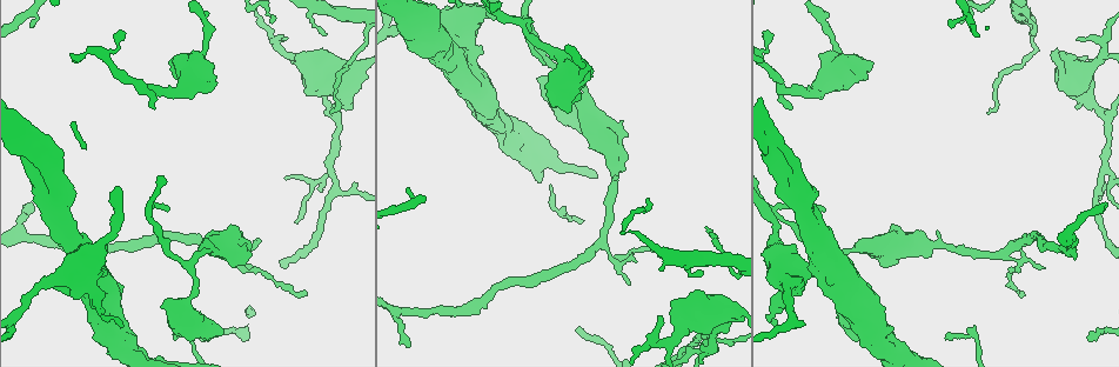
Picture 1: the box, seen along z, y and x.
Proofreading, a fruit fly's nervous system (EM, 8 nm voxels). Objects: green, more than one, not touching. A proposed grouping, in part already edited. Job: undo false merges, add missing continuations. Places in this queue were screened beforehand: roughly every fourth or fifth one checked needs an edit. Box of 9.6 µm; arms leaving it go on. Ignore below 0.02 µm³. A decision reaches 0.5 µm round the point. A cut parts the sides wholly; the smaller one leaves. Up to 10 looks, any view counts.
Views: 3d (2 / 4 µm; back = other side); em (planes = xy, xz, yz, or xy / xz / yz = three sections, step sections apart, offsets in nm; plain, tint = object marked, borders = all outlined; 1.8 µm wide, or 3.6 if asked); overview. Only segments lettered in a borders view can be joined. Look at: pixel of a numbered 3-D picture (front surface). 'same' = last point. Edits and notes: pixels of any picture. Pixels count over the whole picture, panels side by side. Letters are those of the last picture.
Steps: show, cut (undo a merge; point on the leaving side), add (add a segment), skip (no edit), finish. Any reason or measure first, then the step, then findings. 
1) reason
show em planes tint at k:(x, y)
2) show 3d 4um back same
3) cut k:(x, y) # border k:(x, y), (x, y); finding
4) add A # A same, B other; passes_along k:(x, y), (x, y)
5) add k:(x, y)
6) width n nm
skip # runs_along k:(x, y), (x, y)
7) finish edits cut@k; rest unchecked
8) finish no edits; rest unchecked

abrupt turn
show 3d 2um at 1:(190, 272)

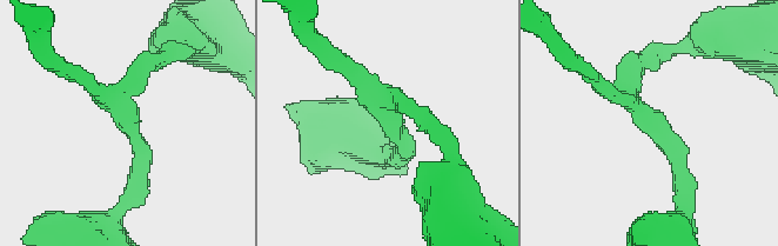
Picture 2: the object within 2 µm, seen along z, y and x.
arms 3
show em planes plain at 2:(123, 112)

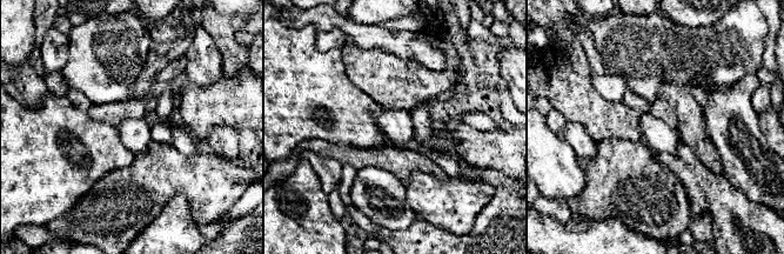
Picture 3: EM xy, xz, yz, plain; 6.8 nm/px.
see the neighbours
show em planes borders same

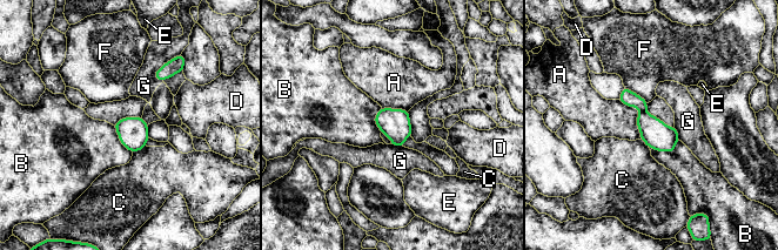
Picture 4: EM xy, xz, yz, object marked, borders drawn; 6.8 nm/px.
cut 4:(655, 133) # A other, B other, C other, D other, E other, F other, G other; border 4:(641, 110), (645, 112); a second cell is stuck on

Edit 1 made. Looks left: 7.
redraw
show overview

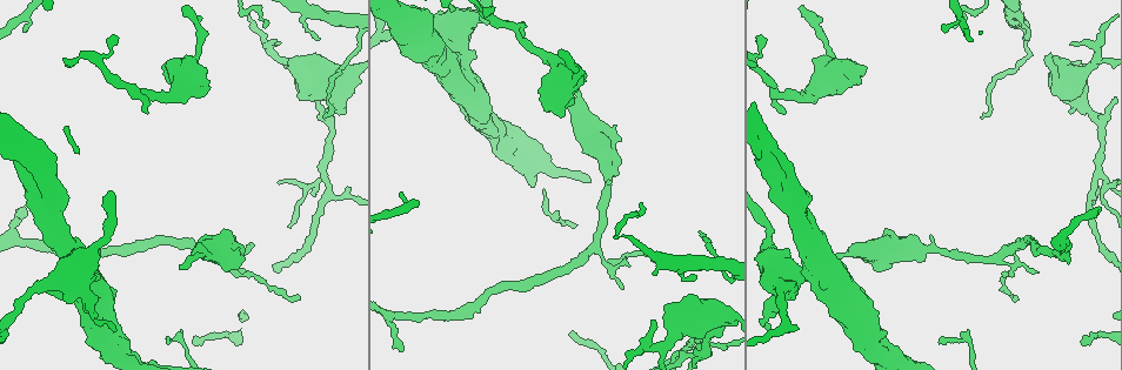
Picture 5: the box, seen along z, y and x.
sharp bend
show 3d 4um at 5:(795, 270)

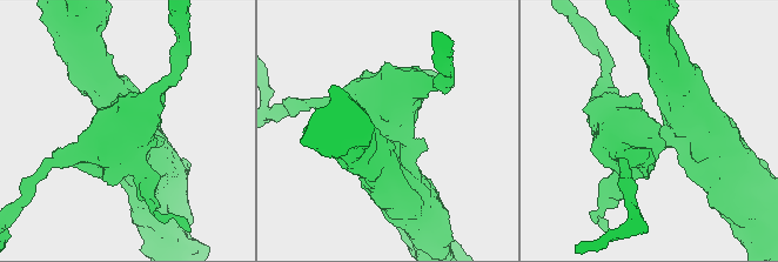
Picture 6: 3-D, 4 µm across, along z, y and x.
shape alone is not enough
show em 3.6um xz step 16 tint at 6:(650, 132)

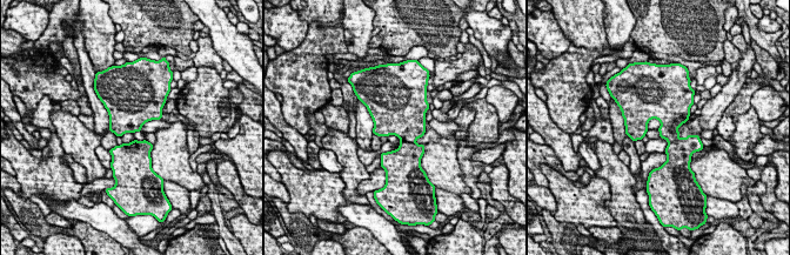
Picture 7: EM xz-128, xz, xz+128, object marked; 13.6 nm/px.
show em 3.6um planes borders same

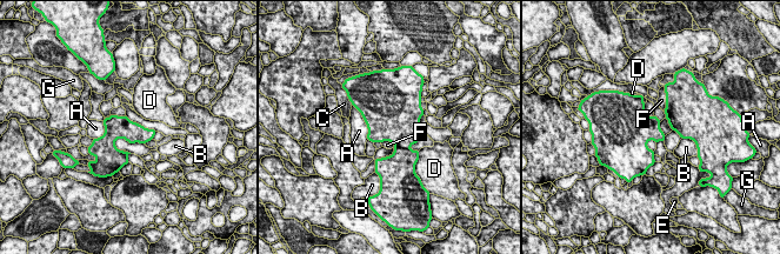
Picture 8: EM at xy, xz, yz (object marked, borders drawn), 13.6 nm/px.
width 320 nm
cut 8:(402, 131) # A other, B other, C other, D other, E other, F other, G other; border 8:(395, 146), (410, 149); two cells meet here

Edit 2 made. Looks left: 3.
sharp bend
show 3d 4um at 5:(392, 314)

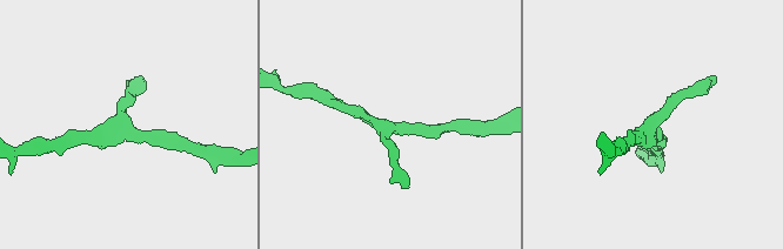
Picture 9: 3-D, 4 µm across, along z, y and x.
now the EM
show em xz step 4 plain at 9:(656, 125)

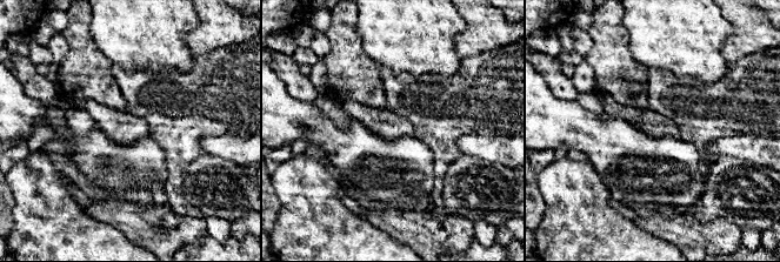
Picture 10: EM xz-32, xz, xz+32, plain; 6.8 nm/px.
see the neighbours
show em xz step 4 borders same

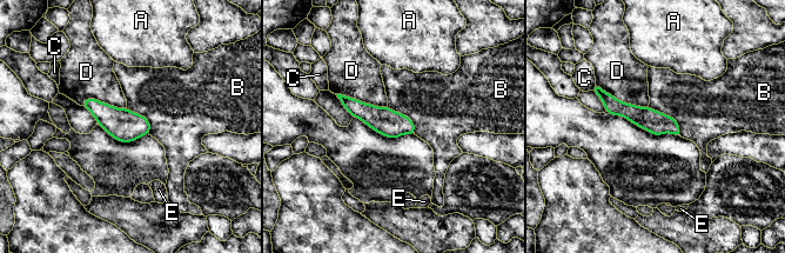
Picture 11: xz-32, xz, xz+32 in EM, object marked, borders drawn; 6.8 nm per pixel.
skip # A other, B other, C other, D other, E other; one cell here

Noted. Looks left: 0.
finish edits cut@4, cut@8; rest unchecked

